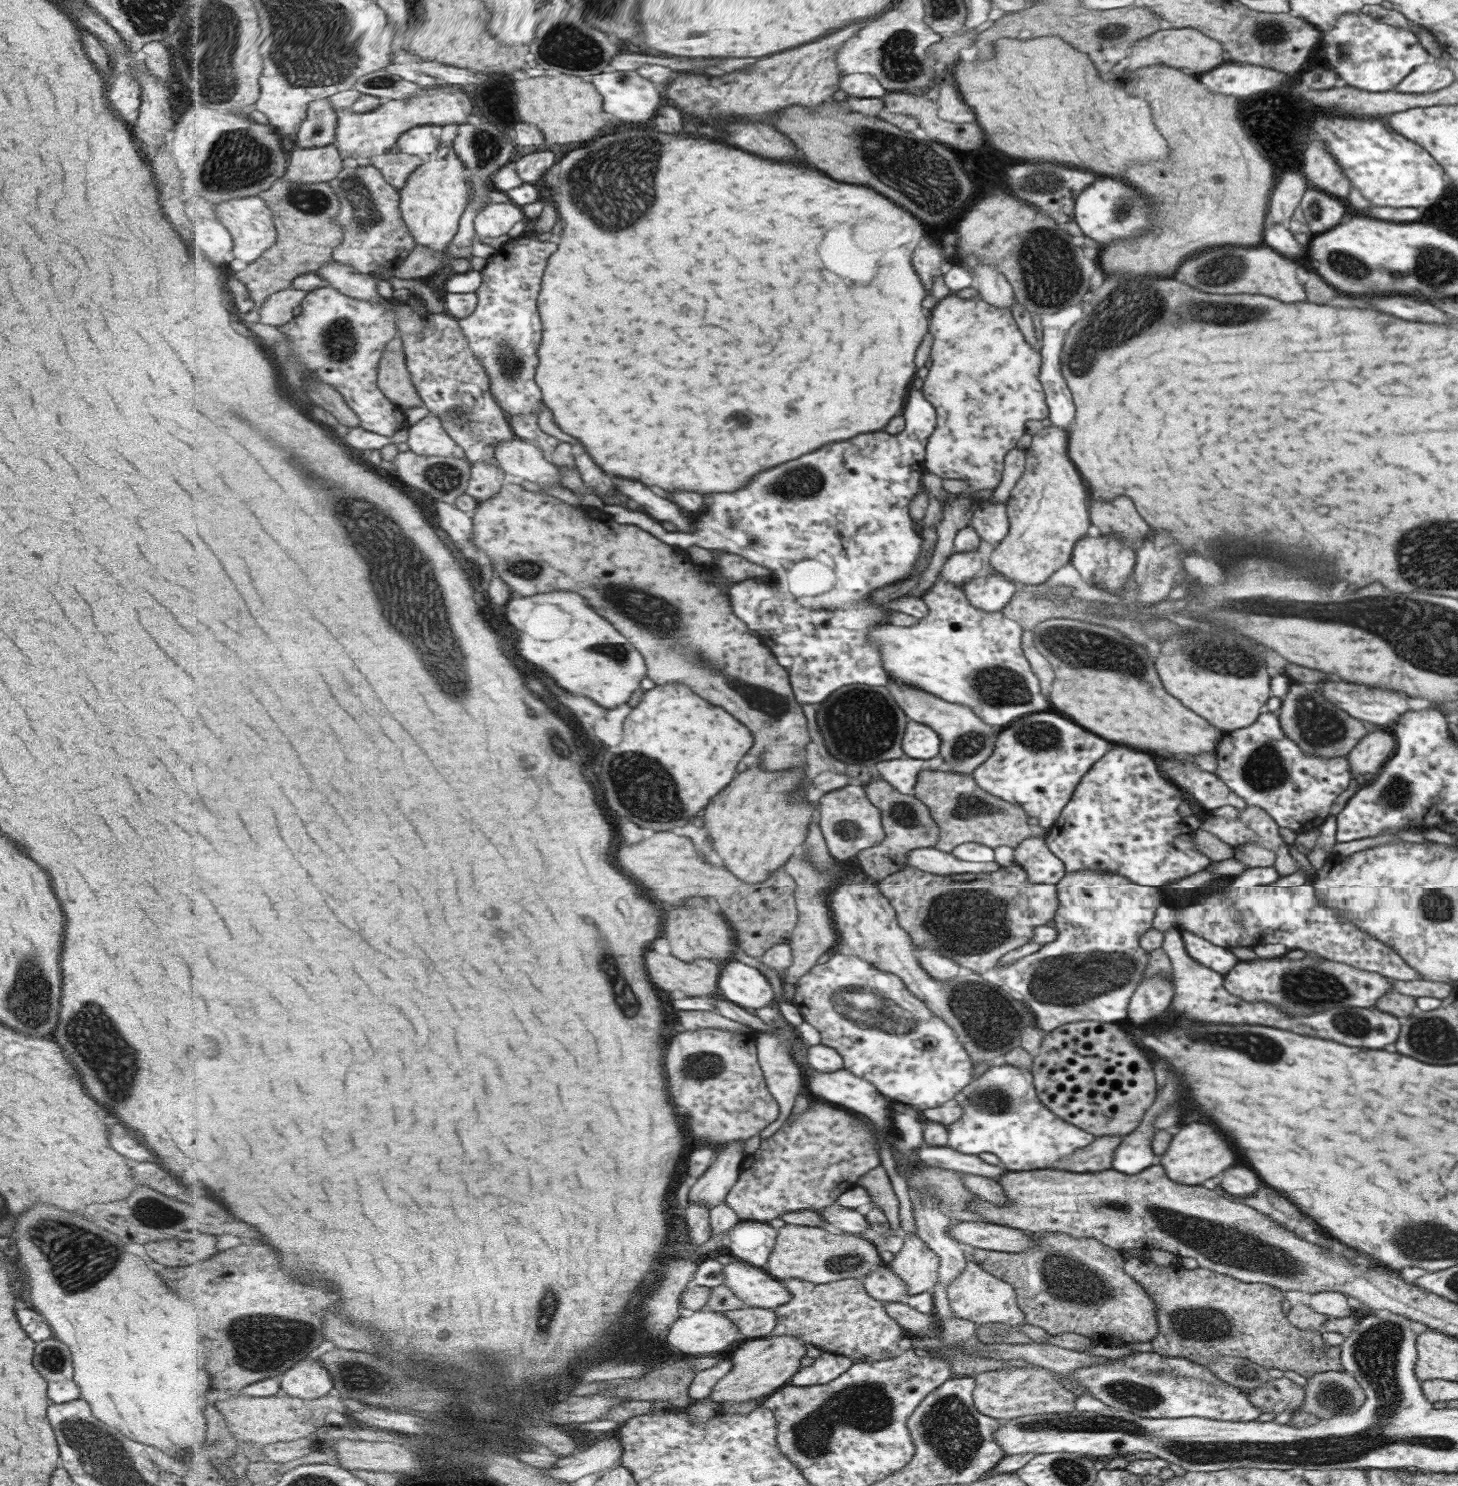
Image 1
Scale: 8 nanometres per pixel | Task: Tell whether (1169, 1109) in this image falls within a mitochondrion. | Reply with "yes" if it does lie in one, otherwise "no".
yes

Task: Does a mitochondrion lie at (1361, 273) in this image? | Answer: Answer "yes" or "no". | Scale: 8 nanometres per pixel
yes

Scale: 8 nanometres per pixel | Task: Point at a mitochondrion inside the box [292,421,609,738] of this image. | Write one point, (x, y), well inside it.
(442, 478)

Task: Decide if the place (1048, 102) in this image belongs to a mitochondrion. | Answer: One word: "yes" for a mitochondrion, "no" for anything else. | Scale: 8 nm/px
no

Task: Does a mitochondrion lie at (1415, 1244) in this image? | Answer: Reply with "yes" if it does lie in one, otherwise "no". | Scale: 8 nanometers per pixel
yes

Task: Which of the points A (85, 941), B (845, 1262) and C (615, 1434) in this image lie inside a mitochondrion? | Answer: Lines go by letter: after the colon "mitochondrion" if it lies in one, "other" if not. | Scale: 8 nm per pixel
A: other
B: mitochondrion
C: other

